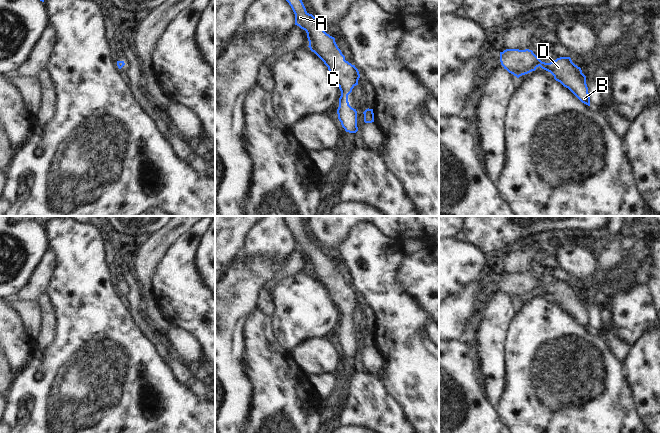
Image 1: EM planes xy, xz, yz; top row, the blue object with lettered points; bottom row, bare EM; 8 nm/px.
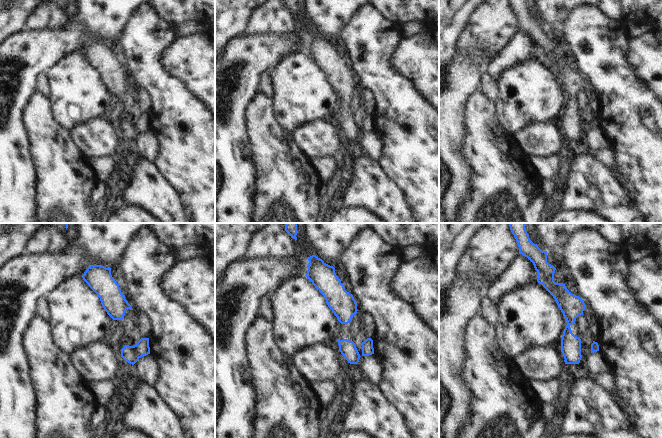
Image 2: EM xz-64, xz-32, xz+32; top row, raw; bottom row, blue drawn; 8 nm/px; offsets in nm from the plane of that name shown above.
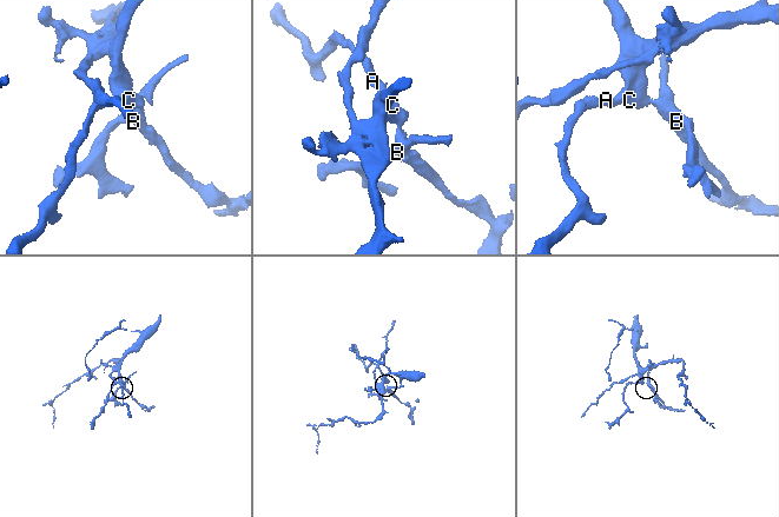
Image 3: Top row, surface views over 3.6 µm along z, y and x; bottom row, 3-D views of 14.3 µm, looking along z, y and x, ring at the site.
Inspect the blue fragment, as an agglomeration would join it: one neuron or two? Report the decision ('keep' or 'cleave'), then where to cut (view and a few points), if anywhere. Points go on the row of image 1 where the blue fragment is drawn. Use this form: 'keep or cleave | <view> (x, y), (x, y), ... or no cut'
keep | no cut

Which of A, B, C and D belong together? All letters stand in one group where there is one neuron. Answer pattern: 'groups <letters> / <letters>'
groups A B C D

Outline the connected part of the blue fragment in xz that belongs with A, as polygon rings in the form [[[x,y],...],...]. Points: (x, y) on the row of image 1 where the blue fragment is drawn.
[[[286,0],[295,14],[295,25],[305,30],[309,41],[309,48],[328,67],[330,75],[336,81],[341,91],[338,119],[346,132],[356,133],[357,111],[348,102],[348,95],[358,85],[360,74],[355,65],[345,60],[345,56],[338,48],[335,38],[327,34],[320,22],[306,11],[302,0]]]

